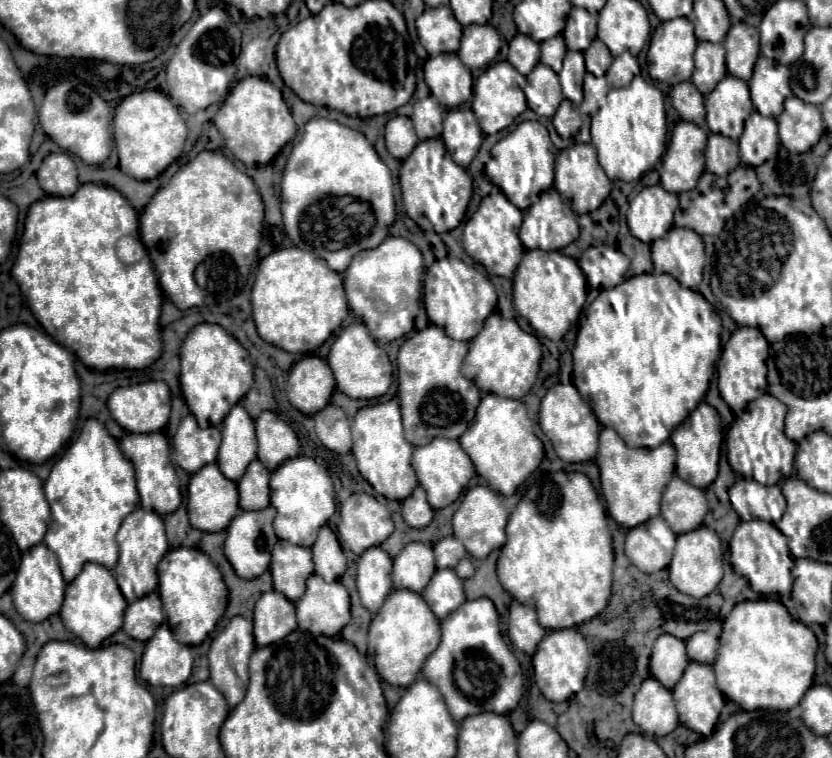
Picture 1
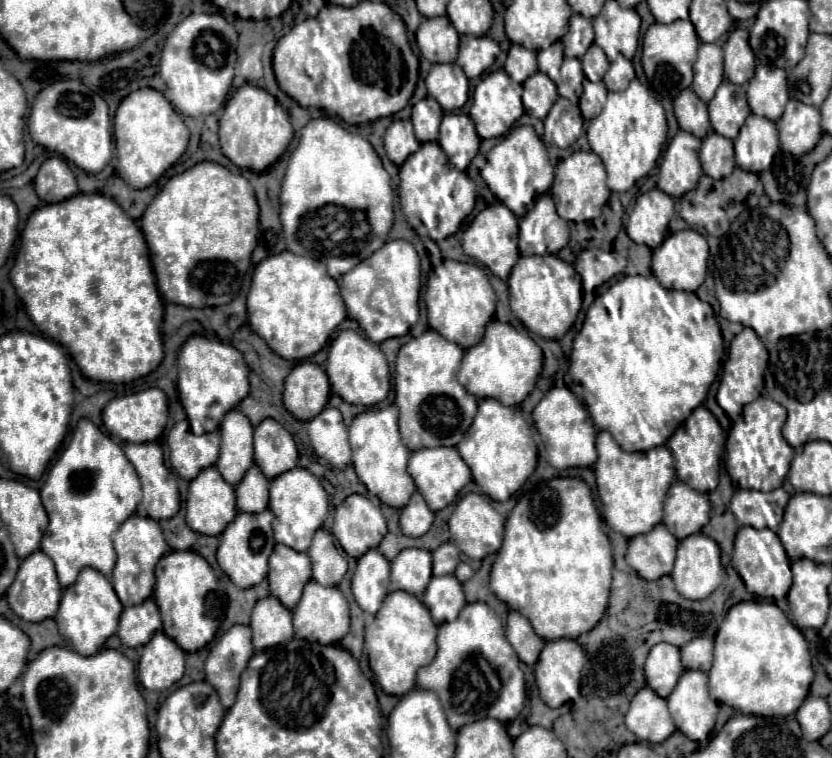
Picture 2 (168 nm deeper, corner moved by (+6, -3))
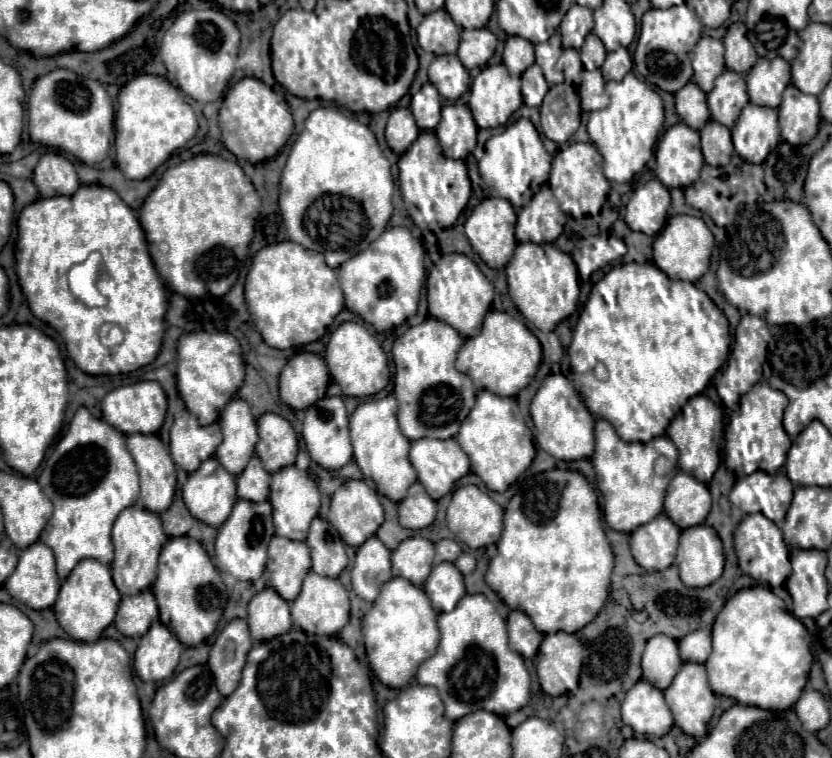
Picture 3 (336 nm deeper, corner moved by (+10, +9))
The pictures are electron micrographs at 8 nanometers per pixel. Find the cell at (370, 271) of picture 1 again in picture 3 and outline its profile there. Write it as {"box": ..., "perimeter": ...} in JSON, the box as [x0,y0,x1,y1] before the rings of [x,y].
{"box":[336,226,426,332],"perimeter":[[[394,226],[384,230],[384,234],[372,242],[362,254],[346,260],[336,272],[344,292],[346,308],[360,314],[376,330],[384,332],[394,326],[404,324],[416,314],[420,290],[424,288],[426,269],[425,249],[408,228]]]}

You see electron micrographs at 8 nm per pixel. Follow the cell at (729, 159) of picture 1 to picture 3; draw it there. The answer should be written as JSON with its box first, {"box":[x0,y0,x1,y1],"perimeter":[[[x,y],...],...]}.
{"box":[702,120,734,166],"perimeter":[[[710,120],[702,130],[702,154],[706,164],[710,166],[724,166],[726,162],[730,162],[734,146],[730,140],[730,130],[714,120]]]}

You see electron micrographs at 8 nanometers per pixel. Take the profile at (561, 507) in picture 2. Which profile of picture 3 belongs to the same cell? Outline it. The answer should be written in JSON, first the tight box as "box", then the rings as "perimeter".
{"box":[486,468,614,632],"perimeter":[[[554,468],[528,478],[520,492],[508,502],[504,510],[504,532],[498,540],[498,552],[488,564],[486,584],[508,604],[508,608],[526,612],[538,632],[576,632],[592,622],[604,606],[612,564],[614,556],[602,528],[594,486],[580,472]]]}

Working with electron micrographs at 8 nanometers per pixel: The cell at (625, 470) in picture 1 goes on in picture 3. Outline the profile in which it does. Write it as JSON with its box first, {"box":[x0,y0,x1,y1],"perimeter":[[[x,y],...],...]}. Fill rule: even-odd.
{"box":[592,420,678,534],"perimeter":[[[596,420],[594,436],[596,450],[592,464],[596,470],[598,490],[604,496],[604,520],[610,528],[630,534],[634,528],[650,522],[662,512],[666,488],[670,484],[670,478],[674,478],[674,474],[678,472],[678,450],[666,436],[658,436],[646,444],[622,442],[606,420]],[[662,456],[666,458],[664,468],[658,464],[658,458]]]}

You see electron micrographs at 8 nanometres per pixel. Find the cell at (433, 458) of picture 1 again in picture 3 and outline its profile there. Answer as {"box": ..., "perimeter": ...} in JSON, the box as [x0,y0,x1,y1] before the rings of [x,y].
{"box":[410,438,470,500],"perimeter":[[[420,438],[412,442],[410,462],[418,472],[418,482],[434,500],[446,496],[470,472],[470,460],[454,438]]]}

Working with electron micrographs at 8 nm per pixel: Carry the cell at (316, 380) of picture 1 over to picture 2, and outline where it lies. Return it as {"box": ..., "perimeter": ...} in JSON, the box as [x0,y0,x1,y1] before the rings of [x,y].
{"box":[284,362,330,420],"perimeter":[[[314,362],[294,366],[284,382],[284,408],[298,420],[318,416],[328,404],[330,382],[326,372]]]}

